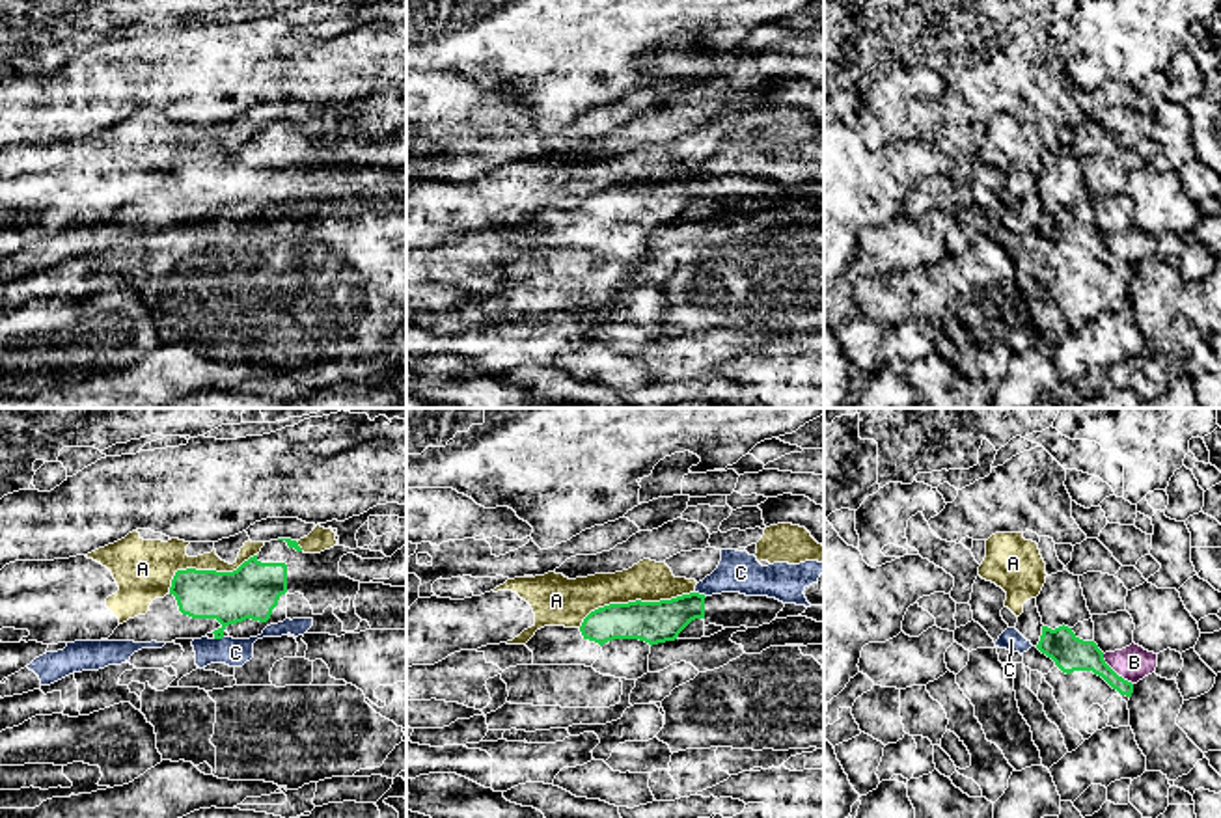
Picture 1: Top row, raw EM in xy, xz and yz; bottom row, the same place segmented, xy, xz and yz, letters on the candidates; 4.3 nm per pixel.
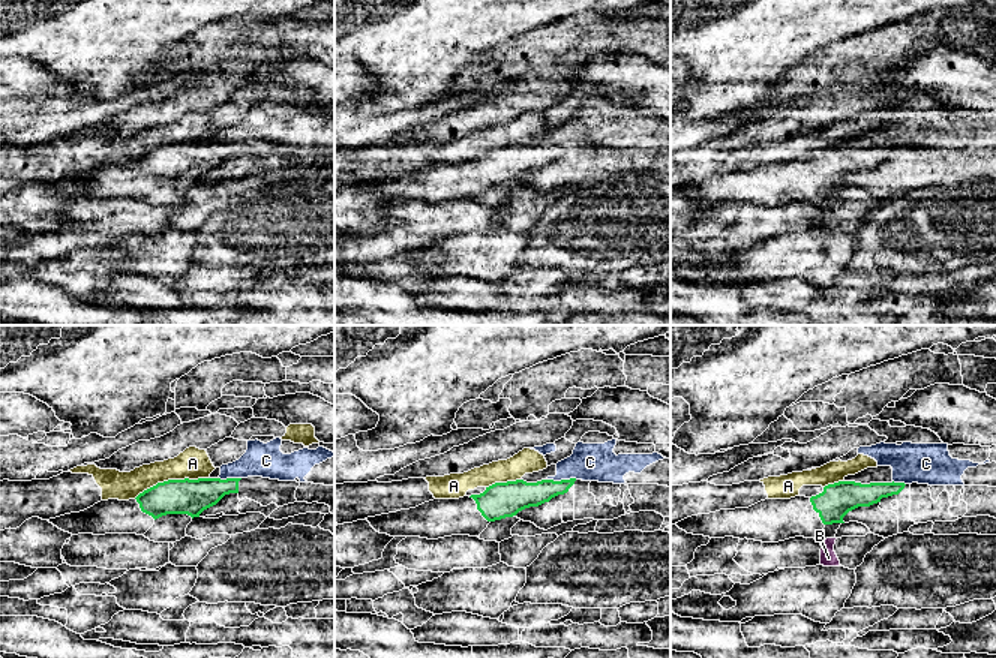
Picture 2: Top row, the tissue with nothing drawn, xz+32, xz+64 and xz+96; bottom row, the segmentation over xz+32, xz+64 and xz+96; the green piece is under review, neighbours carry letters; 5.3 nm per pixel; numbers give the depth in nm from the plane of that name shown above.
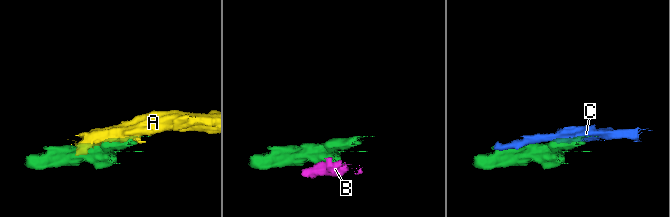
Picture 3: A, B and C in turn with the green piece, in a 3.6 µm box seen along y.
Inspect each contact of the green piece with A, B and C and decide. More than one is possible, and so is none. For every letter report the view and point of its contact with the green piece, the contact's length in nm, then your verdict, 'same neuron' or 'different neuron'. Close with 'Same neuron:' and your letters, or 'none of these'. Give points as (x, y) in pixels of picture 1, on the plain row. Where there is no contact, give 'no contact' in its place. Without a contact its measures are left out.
A: meets green in xz at (636, 183); contact 550 nm long; different neuron
B: meets green in yz at (1113, 254); contact 190 nm long; different neuron
C: meets green in xz at (701, 177); contact 50 nm long; different neuron
Same neuron: none of these

